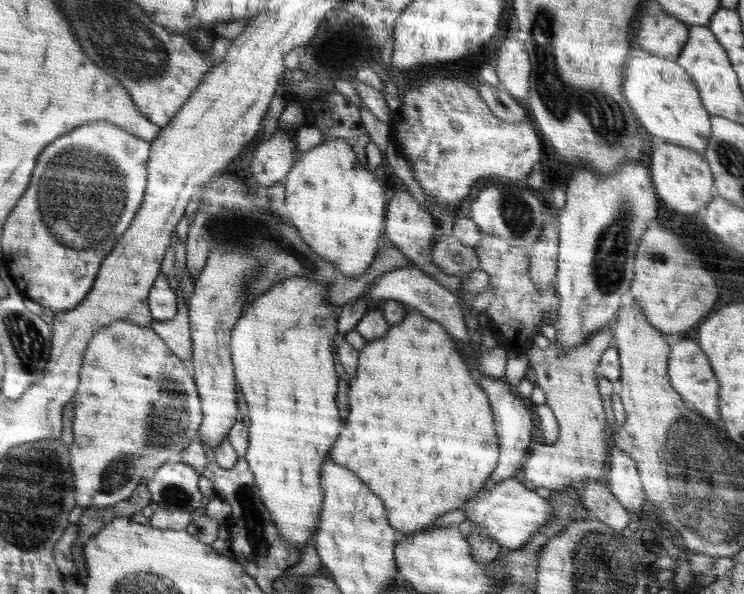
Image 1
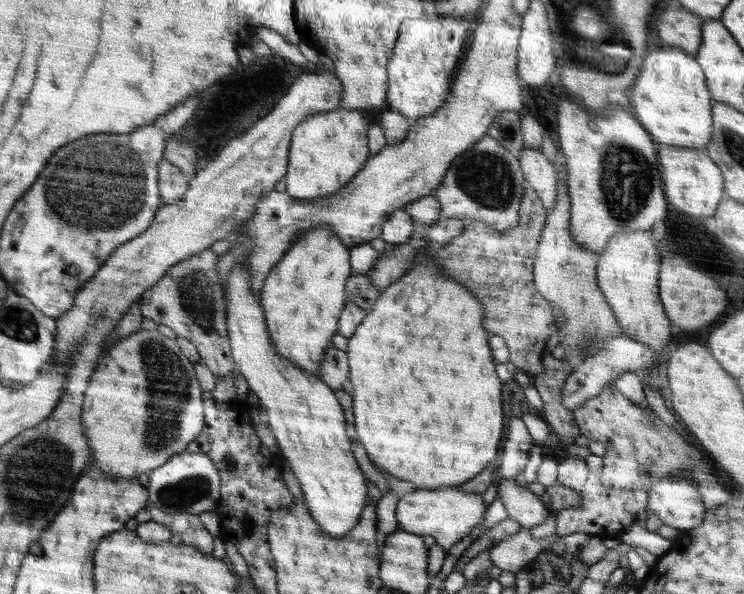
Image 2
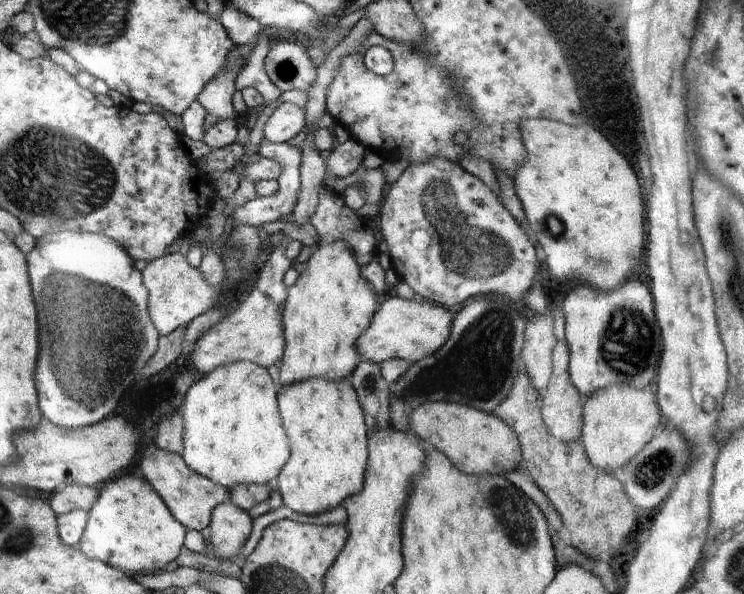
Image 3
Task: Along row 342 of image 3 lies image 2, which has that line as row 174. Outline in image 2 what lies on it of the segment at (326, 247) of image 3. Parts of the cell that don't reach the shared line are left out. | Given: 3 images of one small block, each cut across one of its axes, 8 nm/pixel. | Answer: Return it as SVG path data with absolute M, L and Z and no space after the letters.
M358 109L318 113L298 124L291 132L287 172L284 175L285 192L299 200L334 195L363 169L371 157L367 143L370 125Z

